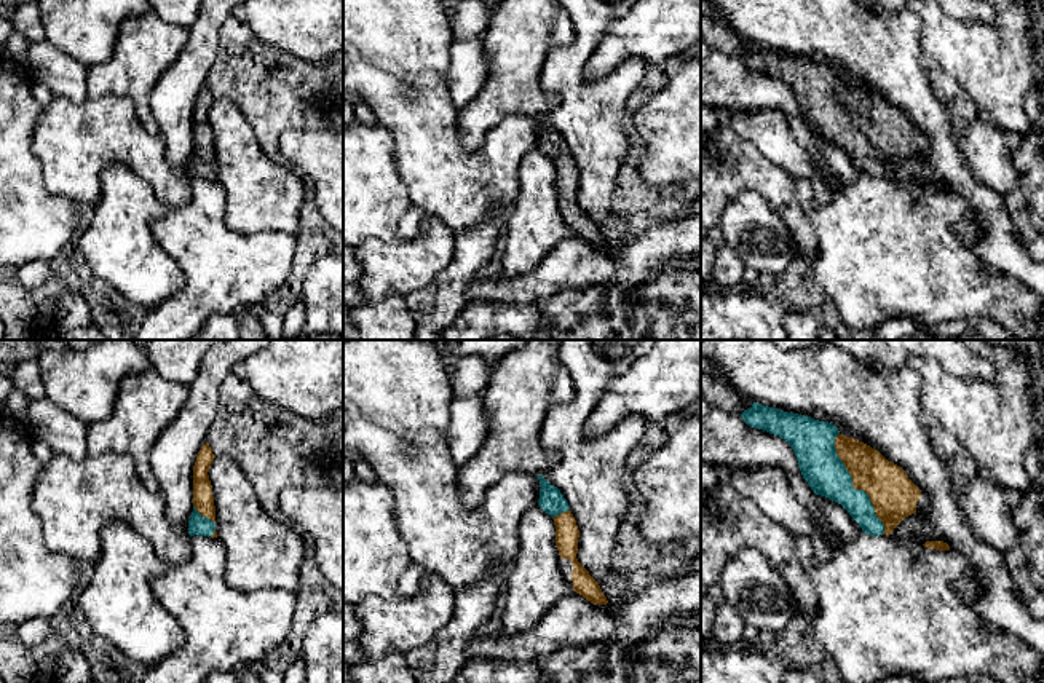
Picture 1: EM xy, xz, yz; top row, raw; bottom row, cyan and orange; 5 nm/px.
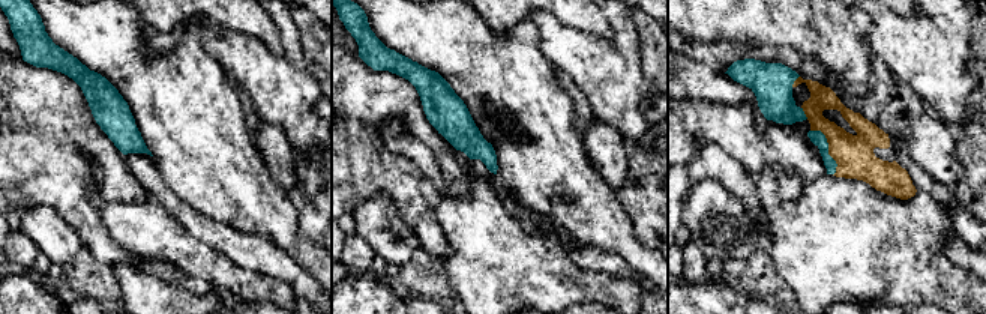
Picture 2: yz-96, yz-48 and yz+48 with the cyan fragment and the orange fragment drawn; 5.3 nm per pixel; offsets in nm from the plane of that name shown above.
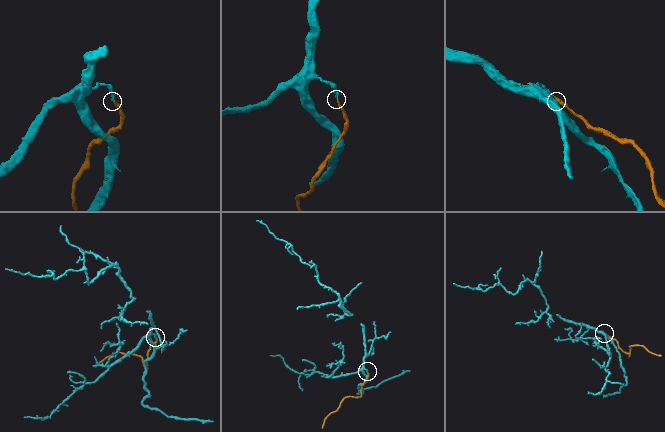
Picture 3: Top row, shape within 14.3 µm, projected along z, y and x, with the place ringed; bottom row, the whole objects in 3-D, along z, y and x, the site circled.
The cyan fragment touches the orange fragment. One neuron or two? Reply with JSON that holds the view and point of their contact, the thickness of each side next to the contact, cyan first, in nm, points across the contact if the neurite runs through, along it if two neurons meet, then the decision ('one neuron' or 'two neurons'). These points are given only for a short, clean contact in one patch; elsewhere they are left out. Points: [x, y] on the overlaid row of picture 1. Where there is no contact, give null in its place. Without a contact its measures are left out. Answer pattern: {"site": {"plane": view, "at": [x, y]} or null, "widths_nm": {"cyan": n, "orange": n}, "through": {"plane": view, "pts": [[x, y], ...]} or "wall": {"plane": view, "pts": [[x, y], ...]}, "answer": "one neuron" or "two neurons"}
{"site": {"plane": "yz", "at": [851, 485]}, "widths_nm": {"cyan": 200, "orange": 240}, "answer": "one neuron"}

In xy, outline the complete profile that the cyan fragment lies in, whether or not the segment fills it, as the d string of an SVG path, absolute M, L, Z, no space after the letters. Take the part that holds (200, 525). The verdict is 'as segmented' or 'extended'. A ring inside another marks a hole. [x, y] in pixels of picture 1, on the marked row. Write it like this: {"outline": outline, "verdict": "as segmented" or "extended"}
{"outline": "M206 442L196 455L193 466L193 512L188 520L190 536L217 538L216 531L216 506L212 496L212 485L209 480L209 468L216 455Z", "verdict": "extended"}

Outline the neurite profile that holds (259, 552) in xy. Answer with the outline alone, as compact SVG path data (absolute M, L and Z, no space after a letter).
M216 456L208 476L227 584L244 592L297 590L308 539L265 512L252 482L228 456Z

